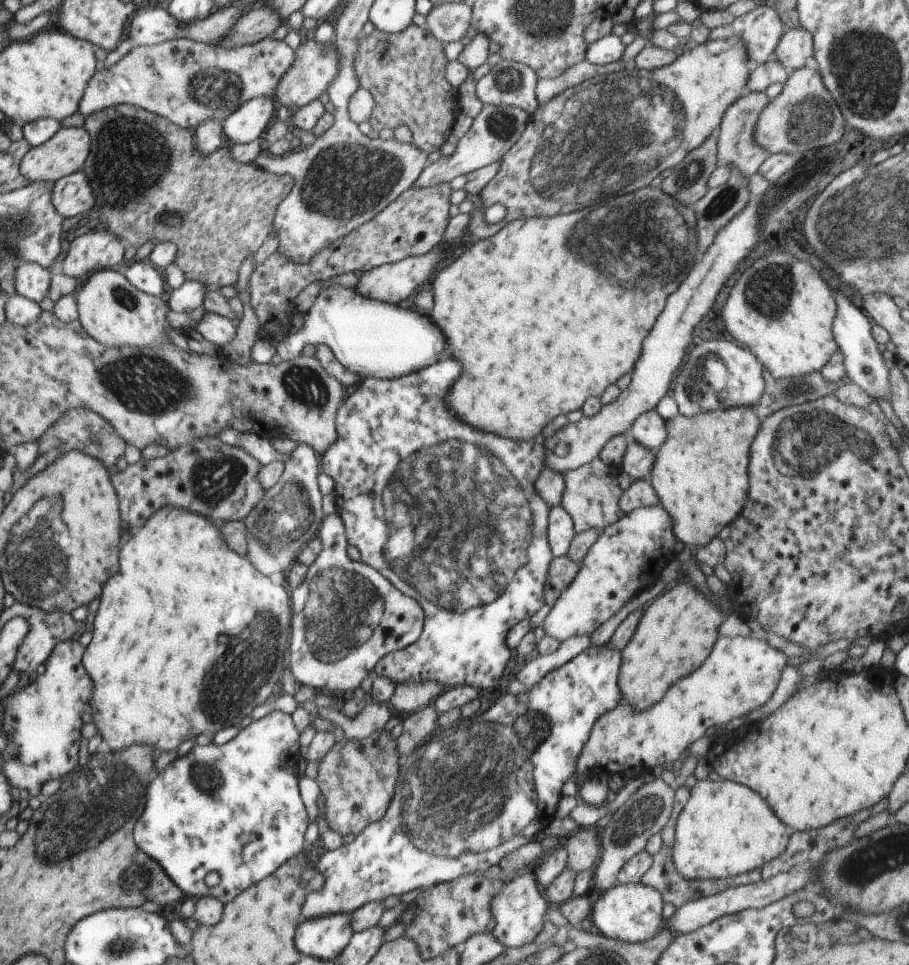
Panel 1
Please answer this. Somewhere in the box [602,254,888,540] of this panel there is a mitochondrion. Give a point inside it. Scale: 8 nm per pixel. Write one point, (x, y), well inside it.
(802, 439)

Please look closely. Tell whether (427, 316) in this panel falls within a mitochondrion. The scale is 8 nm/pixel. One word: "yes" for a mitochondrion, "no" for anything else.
no

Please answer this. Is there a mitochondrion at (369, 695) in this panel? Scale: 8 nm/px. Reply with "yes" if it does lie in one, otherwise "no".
no

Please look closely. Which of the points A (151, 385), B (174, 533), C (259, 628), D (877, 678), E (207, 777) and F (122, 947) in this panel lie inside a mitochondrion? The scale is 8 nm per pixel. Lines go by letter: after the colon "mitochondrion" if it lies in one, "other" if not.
A: mitochondrion
B: other
C: mitochondrion
D: other
E: mitochondrion
F: mitochondrion

